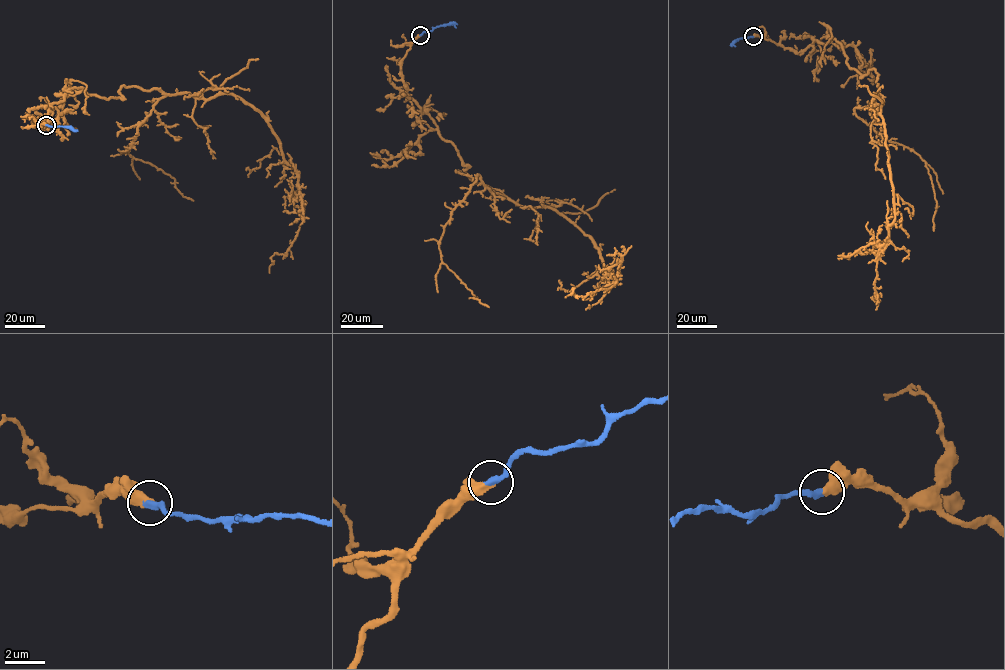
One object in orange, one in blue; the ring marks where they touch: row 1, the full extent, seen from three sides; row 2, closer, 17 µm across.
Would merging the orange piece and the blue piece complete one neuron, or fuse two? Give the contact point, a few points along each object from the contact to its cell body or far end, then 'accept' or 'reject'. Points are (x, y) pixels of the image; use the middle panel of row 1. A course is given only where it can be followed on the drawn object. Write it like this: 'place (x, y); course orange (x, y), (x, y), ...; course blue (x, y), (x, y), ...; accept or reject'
place (420, 35); course orange (420, 35), (402, 58), (406, 94), (465, 173), (569, 219), (616, 280), (565, 296); course blue (420, 35), (441, 25), (453, 23), (456, 27); accept

